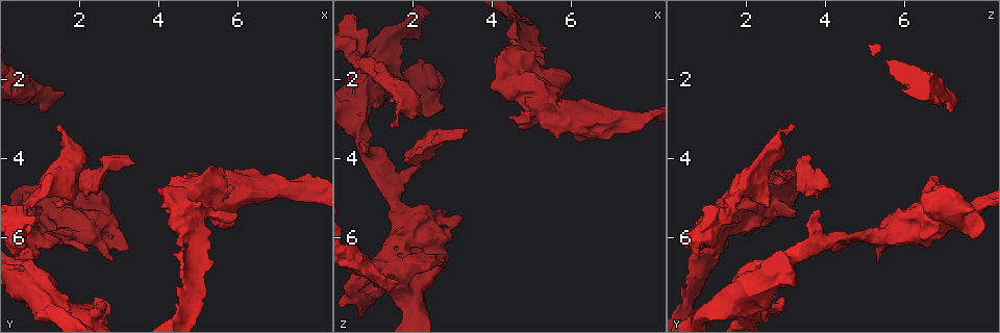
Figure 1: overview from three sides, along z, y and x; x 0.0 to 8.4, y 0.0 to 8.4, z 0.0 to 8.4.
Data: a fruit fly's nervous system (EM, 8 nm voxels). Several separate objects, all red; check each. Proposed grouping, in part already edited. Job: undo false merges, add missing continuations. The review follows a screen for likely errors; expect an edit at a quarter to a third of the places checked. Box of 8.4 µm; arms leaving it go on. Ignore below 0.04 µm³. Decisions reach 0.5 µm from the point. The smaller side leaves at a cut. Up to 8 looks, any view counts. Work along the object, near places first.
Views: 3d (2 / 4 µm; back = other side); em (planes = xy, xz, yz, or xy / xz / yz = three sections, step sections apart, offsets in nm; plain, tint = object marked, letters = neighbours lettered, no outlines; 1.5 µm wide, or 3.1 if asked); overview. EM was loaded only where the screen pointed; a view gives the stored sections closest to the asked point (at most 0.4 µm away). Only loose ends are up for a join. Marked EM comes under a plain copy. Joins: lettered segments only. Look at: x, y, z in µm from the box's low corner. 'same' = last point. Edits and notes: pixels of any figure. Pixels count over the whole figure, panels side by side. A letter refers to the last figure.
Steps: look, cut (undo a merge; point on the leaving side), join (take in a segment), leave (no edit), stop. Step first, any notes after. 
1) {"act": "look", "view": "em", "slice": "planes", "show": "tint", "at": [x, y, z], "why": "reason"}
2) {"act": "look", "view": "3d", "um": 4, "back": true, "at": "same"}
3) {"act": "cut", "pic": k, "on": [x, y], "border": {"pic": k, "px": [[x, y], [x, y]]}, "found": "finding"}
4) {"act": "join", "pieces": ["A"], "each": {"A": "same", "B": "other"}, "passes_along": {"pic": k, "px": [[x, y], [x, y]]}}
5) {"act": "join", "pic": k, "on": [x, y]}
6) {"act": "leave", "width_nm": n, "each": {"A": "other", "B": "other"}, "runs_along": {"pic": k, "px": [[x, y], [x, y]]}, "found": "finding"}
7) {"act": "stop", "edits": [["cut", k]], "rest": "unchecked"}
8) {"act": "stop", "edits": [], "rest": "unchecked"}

{"act": "look", "view": "em", "slice": "xy", "step": 8, "show": "letters", "at": [3.35, 4.20, 3.35], "why": "free end"}

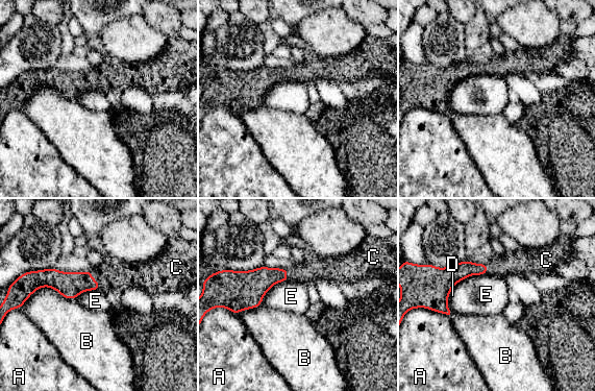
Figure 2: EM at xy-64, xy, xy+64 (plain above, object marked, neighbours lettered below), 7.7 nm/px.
{"act": "look", "view": "em", "slice": "xz", "step": 8, "show": "letters", "at": "same", "why": "cut it another way"}

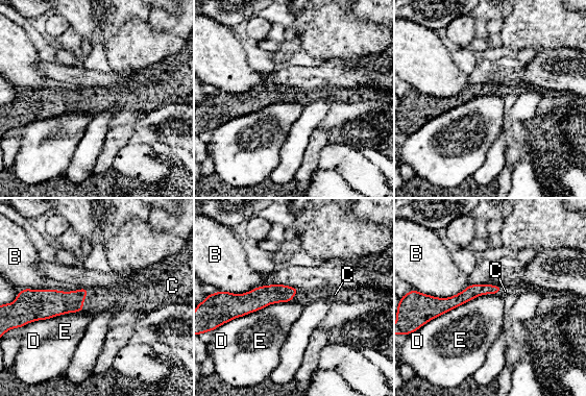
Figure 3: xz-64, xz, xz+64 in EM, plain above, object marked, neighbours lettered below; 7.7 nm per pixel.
{"act": "join", "pic": 3, "on": [99, 299], "longest_contact_nm": ["E", 400], "each": {"B": "other", "C": "same", "D": "other", "E": "other"}, "found": "the neuron continues"}

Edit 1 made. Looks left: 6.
{"act": "look", "view": "overview", "why": "redraw"}

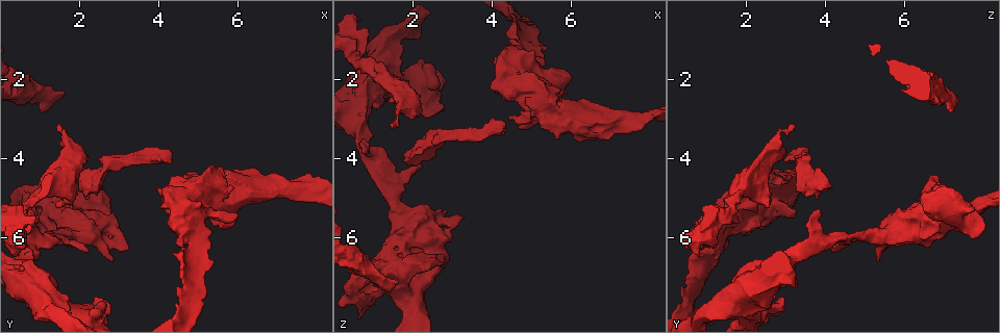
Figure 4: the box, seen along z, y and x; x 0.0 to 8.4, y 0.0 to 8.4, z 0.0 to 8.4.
{"act": "look", "view": "em", "slice": "planes", "show": "tint", "at": [1.40, 5.25, 2.55], "why": "branch stops here"}

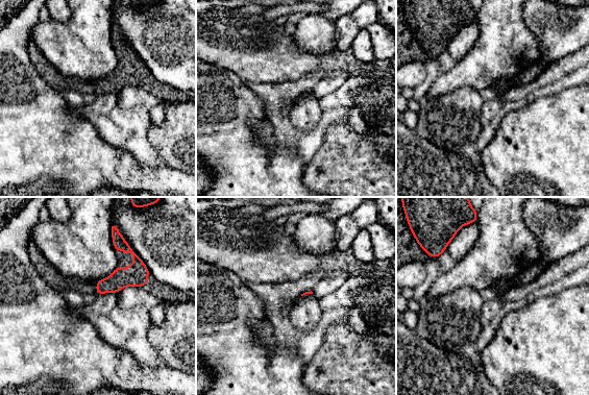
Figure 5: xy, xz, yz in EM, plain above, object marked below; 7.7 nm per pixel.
{"act": "look", "view": "em", "slice": "planes", "show": "letters", "at": "same"}

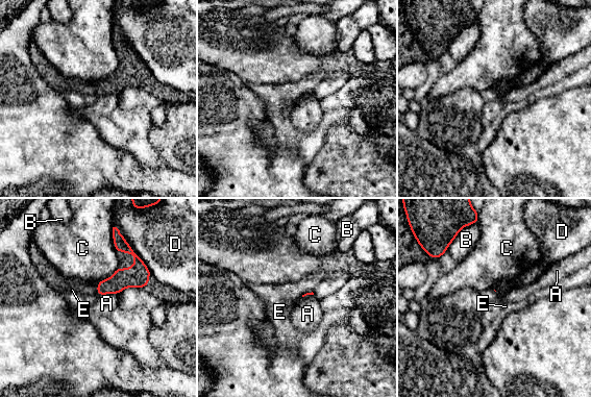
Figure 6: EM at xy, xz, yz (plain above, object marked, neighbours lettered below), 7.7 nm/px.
{"act": "leave", "each": {"A": "other", "B": "other", "C": "other", "D": "other", "E": "other"}, "border": {"pic": 6, "px": [[117, 293], [106, 293], [98, 296]]}, "found": "no lettered segment goes on from it"}

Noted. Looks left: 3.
{"act": "look", "view": "em", "slice": "planes", "show": "tint", "at": [1.60, 2.35, 7.15], "why": "thick end"}

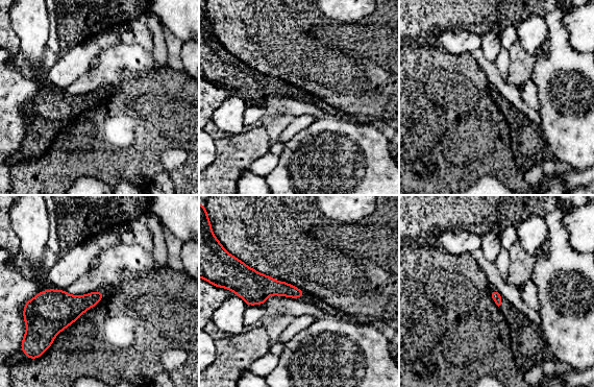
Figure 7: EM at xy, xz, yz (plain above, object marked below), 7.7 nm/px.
{"act": "look", "view": "em", "slice": "planes", "show": "letters", "at": "same", "why": "see the neighbours"}

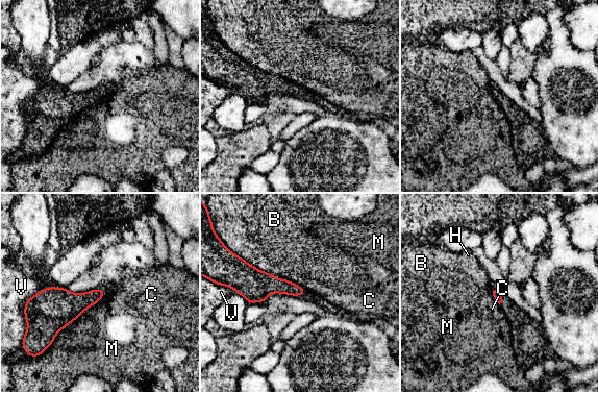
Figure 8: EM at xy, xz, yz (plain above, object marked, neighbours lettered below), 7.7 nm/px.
{"act": "leave", "longest_contact_nm": ["M", 340], "each": {"B": "other", "C": "other", "H": "other", "M": "other", "V": "other"}, "border": {"pic": 8, "px": [[283, 277], [305, 290]]}, "found": "none of them fits"}

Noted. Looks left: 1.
{"act": "stop", "edits": [["join", 3]], "rest": "unchecked"}

